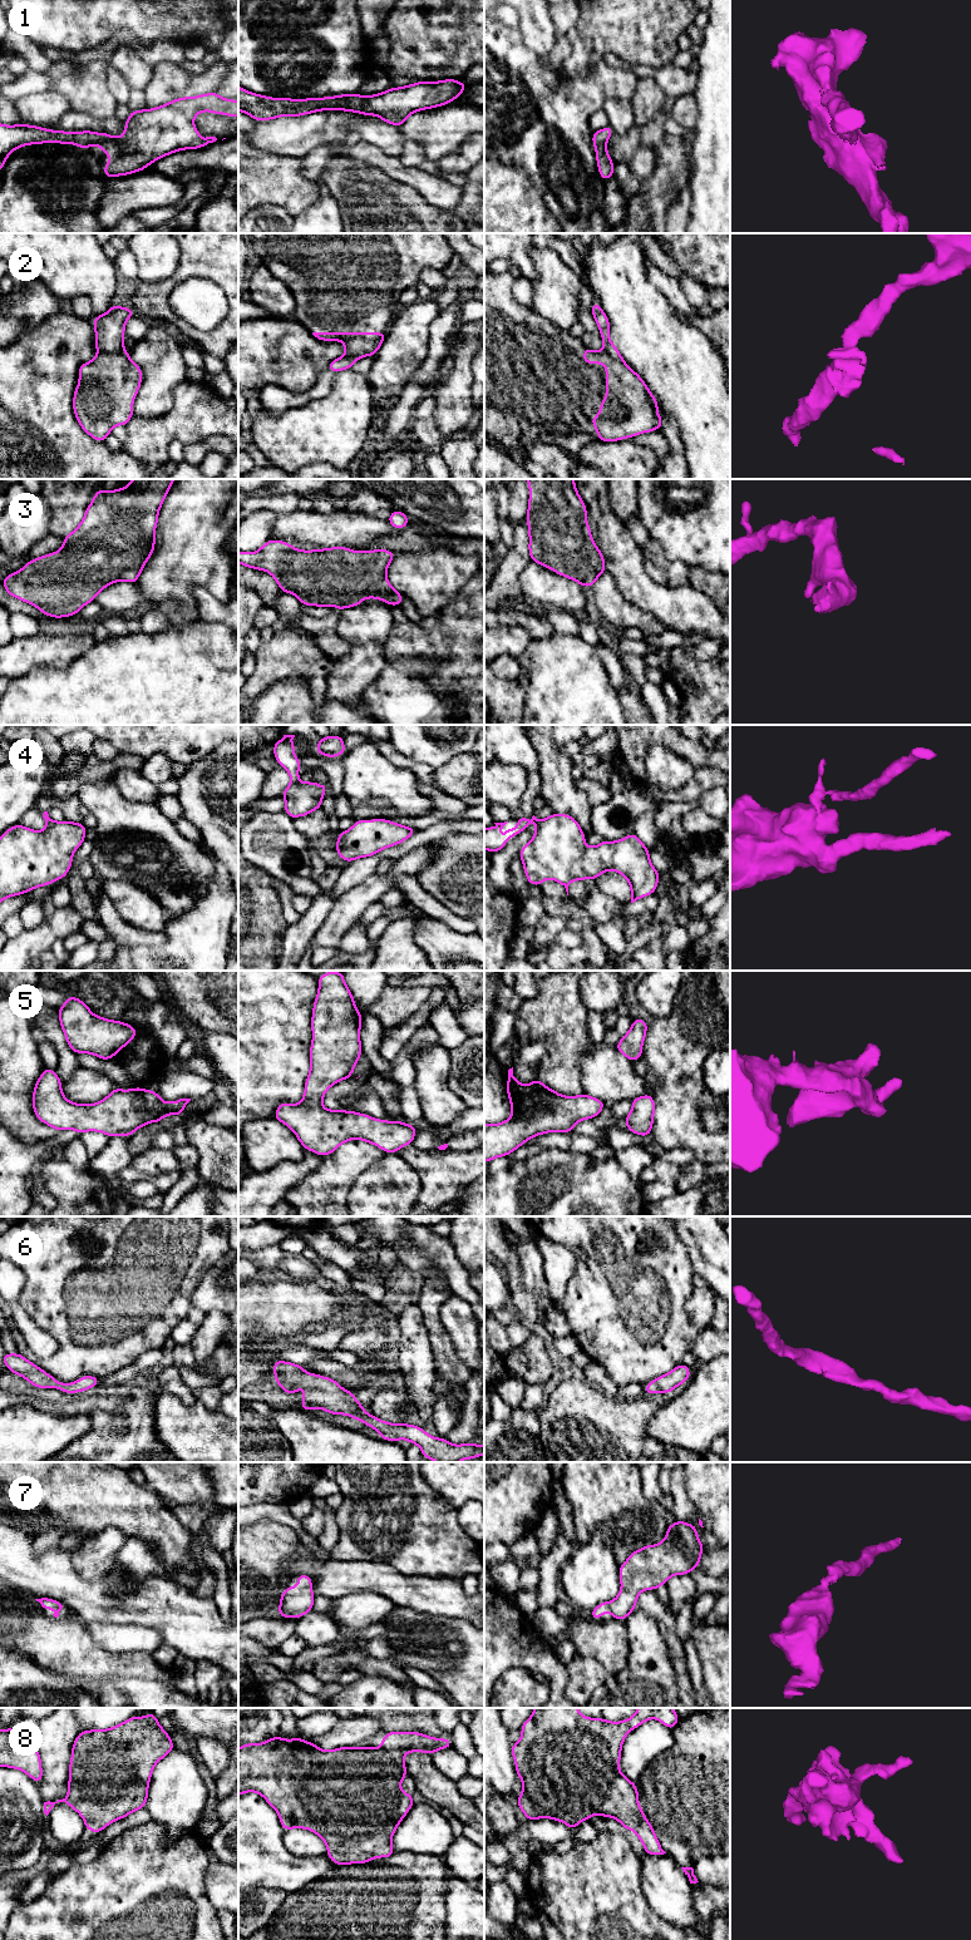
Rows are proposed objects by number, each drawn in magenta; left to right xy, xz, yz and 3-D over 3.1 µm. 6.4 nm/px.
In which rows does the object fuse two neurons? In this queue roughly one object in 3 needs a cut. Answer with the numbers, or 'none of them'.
2, 4

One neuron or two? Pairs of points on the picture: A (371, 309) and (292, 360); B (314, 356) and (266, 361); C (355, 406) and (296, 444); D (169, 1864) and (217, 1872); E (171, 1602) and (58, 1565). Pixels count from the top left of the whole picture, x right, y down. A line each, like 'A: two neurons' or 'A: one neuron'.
A: two neurons
B: one neuron
C: one neuron
D: two neurons
E: one neuron

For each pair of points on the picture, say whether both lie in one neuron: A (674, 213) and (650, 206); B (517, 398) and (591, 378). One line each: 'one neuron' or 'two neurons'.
A: two neurons
B: one neuron

